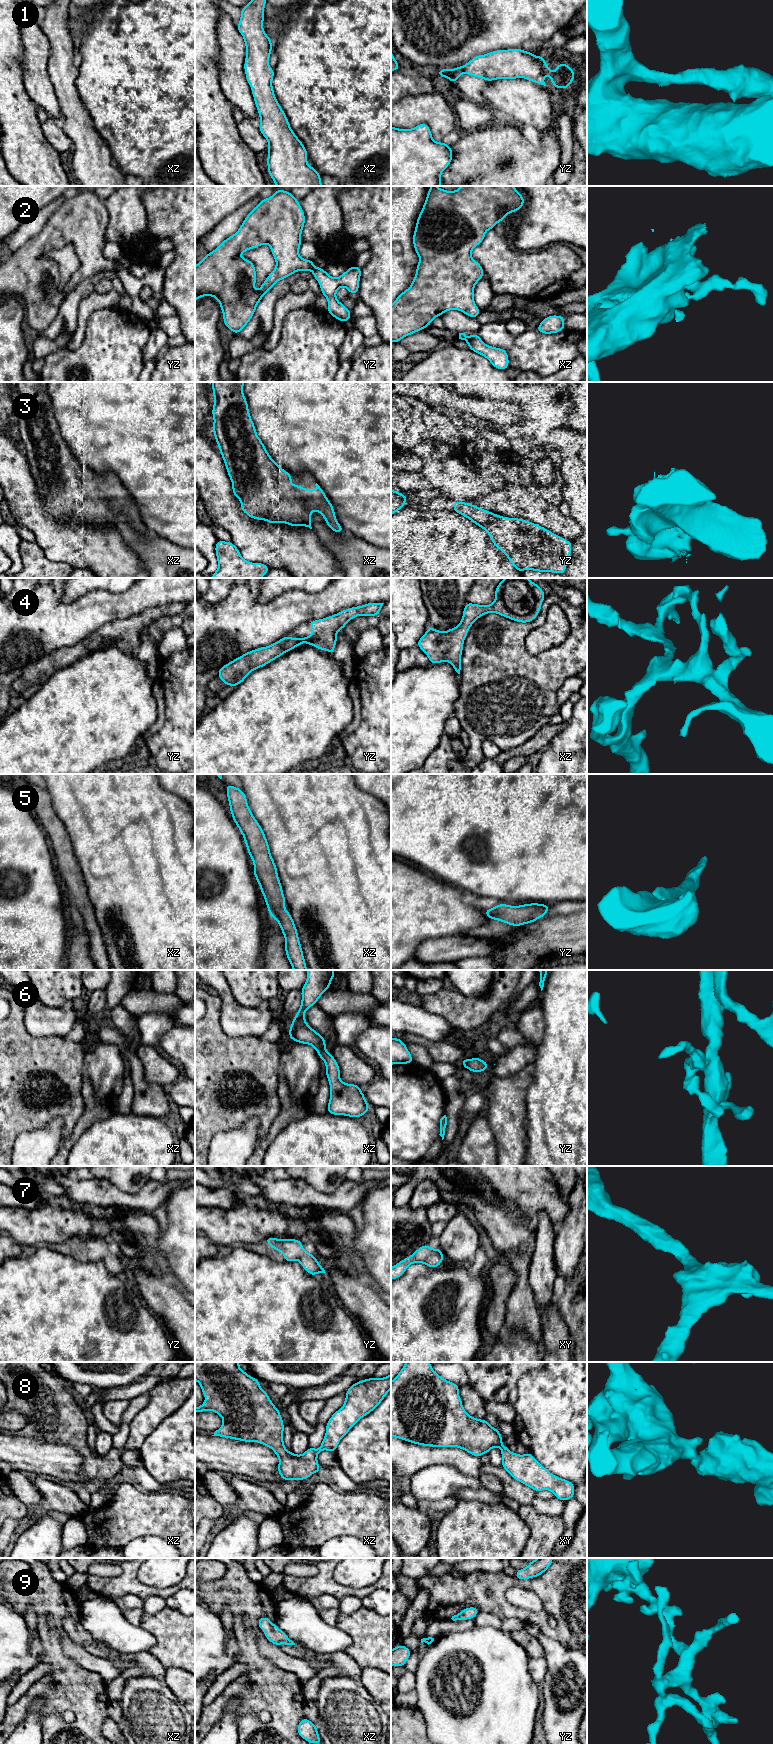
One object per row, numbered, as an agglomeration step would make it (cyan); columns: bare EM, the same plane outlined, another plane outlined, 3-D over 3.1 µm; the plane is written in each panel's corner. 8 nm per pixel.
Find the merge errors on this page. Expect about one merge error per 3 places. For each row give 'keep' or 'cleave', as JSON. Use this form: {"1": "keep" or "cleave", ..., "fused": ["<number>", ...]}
{"1": "keep", "2": "keep", "3": "keep", "4": "keep", "5": "keep", "6": "keep", "7": "keep", "8": "keep", "9": "keep", "fused": []}

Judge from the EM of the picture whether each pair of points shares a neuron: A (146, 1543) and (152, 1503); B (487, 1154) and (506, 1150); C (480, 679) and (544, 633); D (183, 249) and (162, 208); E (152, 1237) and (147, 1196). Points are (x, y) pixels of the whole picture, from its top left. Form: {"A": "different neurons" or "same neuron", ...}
{"A": "different neurons", "B": "different neurons", "C": "different neurons", "D": "same neuron", "E": "different neurons"}

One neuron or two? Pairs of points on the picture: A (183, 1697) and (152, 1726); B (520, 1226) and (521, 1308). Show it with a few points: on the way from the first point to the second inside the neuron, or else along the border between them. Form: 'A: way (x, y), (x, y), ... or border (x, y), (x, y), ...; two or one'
A: border (163, 1683), (179, 1703); two
B: way (513, 1246), (513, 1258), (521, 1266), (521, 1288); one

